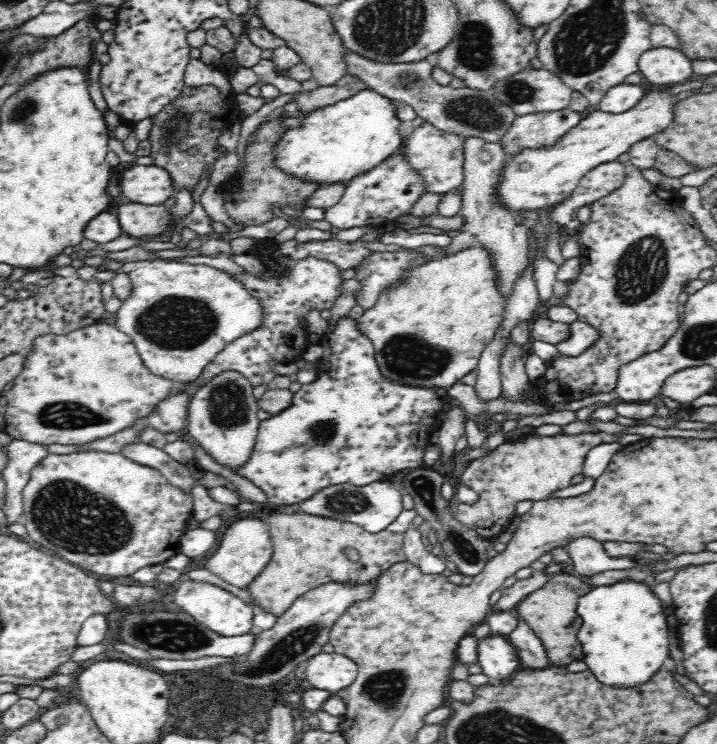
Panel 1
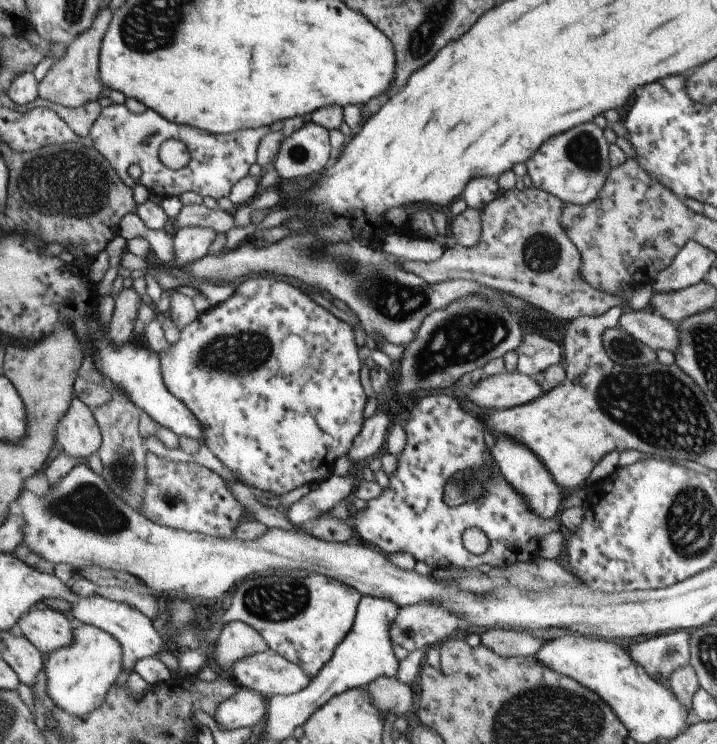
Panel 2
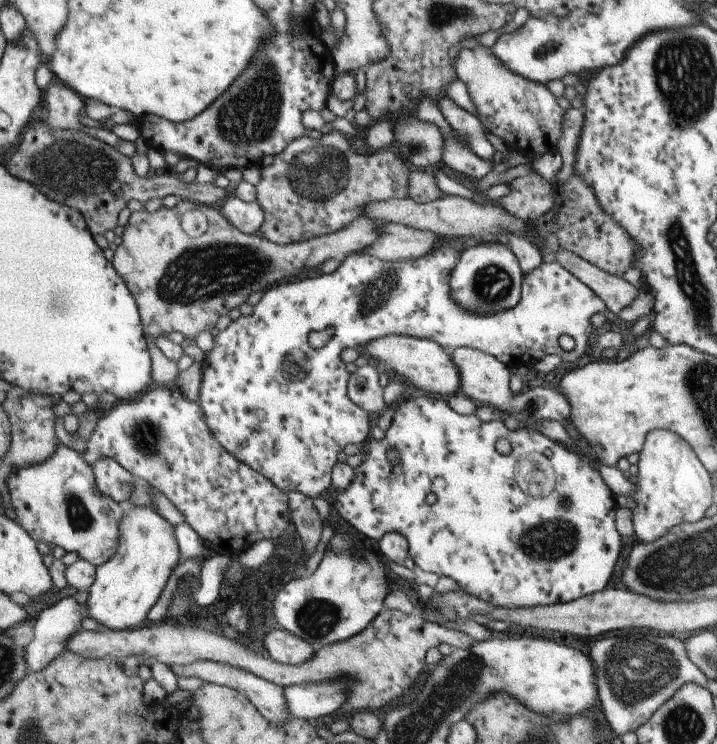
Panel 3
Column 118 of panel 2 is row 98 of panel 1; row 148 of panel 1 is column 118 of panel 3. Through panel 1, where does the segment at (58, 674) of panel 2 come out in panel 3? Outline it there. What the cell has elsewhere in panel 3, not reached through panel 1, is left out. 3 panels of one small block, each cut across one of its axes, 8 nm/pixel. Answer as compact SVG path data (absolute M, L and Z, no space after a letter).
M147 505L124 507L114 553L94 567L94 579L87 588L84 604L85 616L101 623L100 629L123 630L137 626L159 598L171 570L178 564L179 555L174 527L157 511Z

